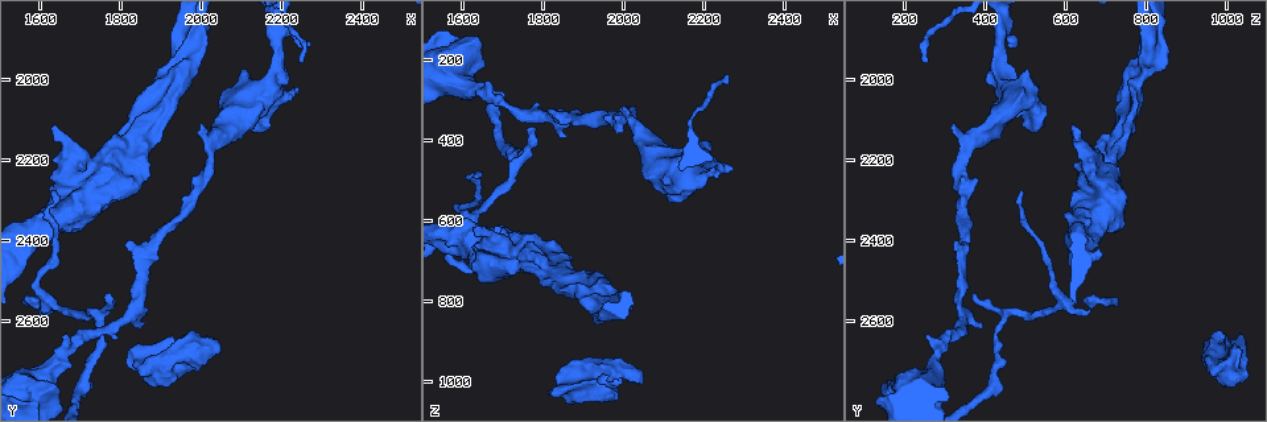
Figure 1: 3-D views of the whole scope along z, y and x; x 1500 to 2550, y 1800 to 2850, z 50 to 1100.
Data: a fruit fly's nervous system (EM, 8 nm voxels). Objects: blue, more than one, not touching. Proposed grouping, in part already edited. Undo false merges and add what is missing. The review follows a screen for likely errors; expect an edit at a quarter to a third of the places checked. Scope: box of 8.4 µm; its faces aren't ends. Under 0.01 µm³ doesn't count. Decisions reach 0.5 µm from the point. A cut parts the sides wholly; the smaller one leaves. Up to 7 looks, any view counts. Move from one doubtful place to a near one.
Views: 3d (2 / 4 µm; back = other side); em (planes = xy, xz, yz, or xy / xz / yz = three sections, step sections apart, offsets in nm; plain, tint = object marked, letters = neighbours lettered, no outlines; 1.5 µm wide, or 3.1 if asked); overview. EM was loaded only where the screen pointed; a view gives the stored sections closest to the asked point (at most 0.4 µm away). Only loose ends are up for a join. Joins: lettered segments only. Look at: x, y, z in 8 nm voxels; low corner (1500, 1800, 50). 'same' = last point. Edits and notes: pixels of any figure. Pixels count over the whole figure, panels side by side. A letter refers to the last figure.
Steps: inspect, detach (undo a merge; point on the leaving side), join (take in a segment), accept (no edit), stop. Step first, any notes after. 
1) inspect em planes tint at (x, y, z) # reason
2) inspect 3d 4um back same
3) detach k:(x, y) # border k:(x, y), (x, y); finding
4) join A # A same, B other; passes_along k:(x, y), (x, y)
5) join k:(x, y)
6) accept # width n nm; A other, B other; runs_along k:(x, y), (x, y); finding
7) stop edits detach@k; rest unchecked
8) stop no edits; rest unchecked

inspect 3d 4um at (2130, 2115, 525)

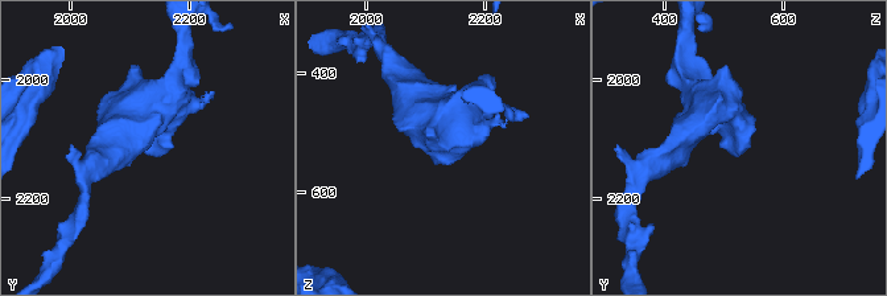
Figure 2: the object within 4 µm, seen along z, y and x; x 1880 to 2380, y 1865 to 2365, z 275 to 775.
inspect em planes letters at (2125, 2120, 525)

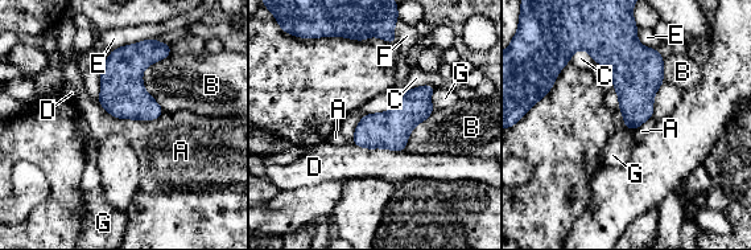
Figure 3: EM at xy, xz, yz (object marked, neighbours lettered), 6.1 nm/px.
accept # A other, B other, C other, D other, E other, F other, G other; border 3:(434, 87), (430, 95), (433, 109); none of them fits

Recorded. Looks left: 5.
inspect em xy step 8 tint at (1655, 2665, 290) # thick turns thin

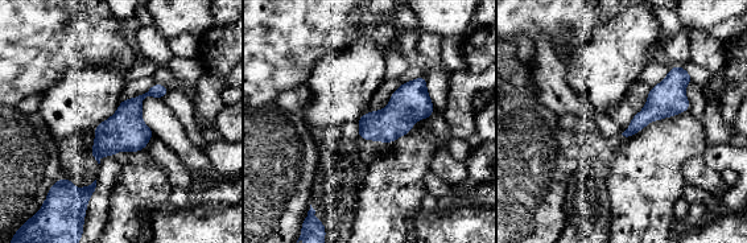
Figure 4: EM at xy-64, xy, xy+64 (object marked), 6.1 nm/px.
inspect em planes letters same # cut it another way

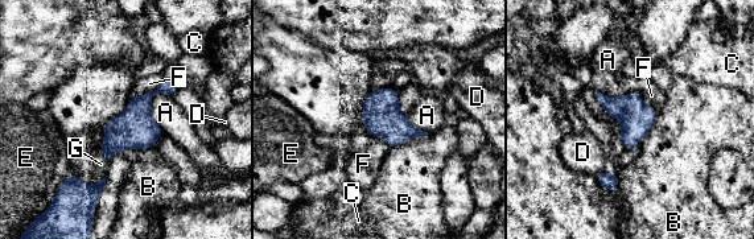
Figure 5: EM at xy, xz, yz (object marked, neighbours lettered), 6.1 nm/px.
accept # A other, B other, C other, D other, E other, F other, G other; border 5:(626, 93), (638, 93), (655, 110); one neuron here

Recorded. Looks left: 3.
inspect em xz step 4 plain at (1970, 2635, 1030) # branch stops here

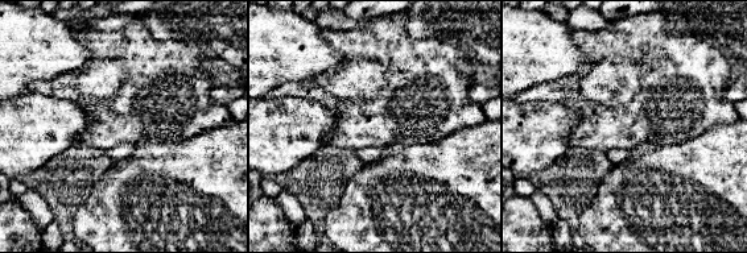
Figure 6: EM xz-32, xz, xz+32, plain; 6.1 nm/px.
inspect em xz step 4 letters same # see the neighbours

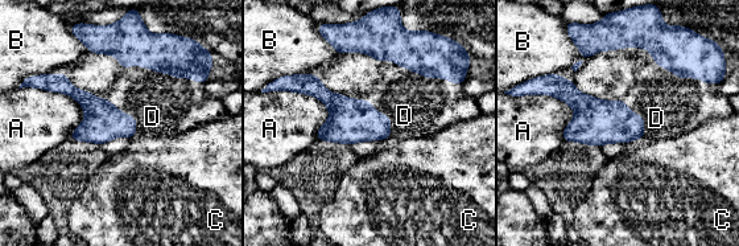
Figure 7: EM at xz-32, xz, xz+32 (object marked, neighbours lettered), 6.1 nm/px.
join D # width 220 nm; A other, B other, C other, D same; it goes on there

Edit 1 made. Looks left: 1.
stop edits join@7; rest unchecked

